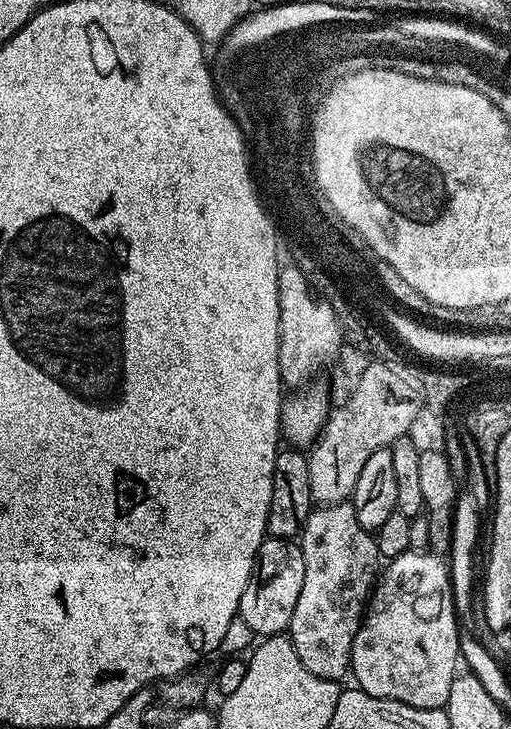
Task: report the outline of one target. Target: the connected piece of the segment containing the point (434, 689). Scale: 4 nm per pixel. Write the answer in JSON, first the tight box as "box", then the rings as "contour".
{"box":[350,550,462,708],"contour":[[[409,550],[403,552],[400,556],[395,556],[393,560],[387,561],[386,567],[383,569],[382,575],[379,577],[378,583],[374,588],[374,595],[371,597],[370,603],[367,605],[364,618],[360,621],[360,629],[352,643],[352,666],[350,676],[355,687],[360,688],[366,694],[370,694],[374,698],[386,698],[394,702],[402,702],[406,706],[414,706],[415,708],[443,708],[446,698],[450,698],[450,682],[454,682],[454,678],[458,675],[458,667],[456,668],[456,660],[461,659],[460,654],[460,637],[462,629],[456,622],[455,606],[450,599],[449,587],[449,561],[442,558],[433,550]]]}

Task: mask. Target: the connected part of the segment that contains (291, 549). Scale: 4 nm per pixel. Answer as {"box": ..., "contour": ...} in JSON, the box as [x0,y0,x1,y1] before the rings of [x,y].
{"box":[239,539,306,638],"contour":[[[264,539],[256,555],[250,582],[246,582],[246,590],[242,590],[239,619],[244,620],[252,633],[260,638],[287,633],[290,618],[294,618],[294,606],[298,606],[298,594],[302,594],[302,578],[306,578],[306,562],[299,543]]]}

